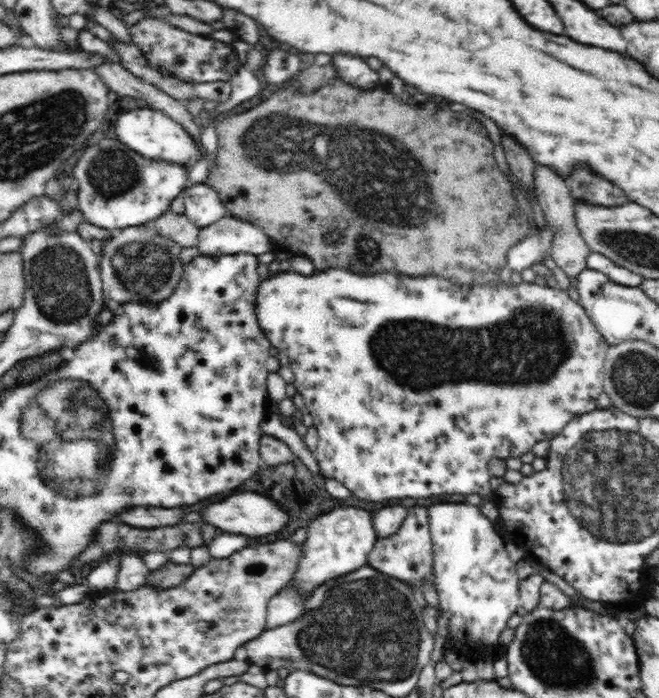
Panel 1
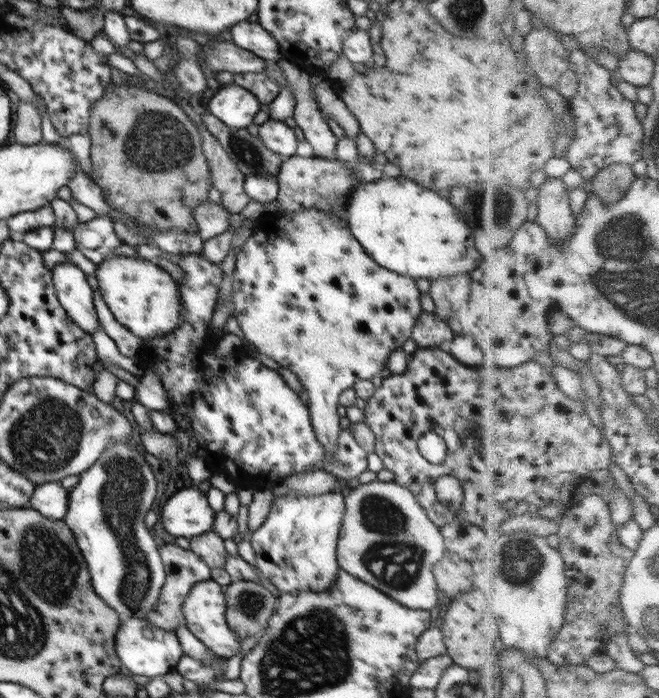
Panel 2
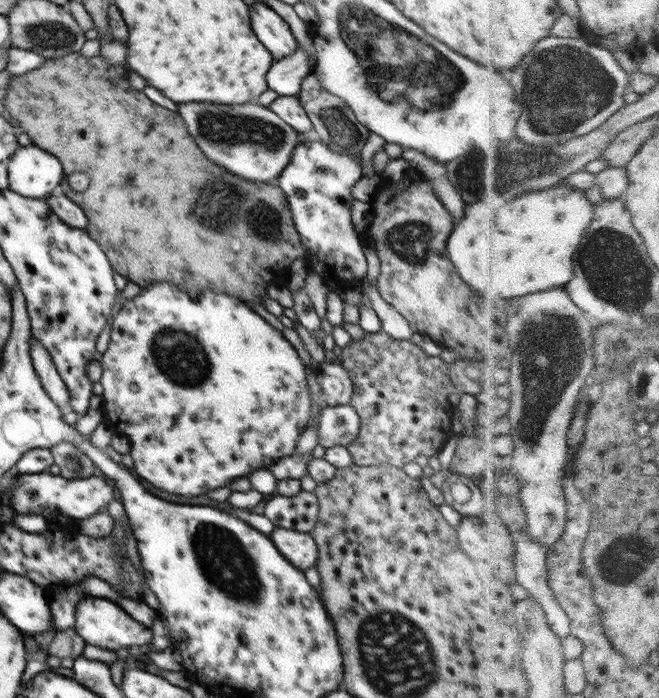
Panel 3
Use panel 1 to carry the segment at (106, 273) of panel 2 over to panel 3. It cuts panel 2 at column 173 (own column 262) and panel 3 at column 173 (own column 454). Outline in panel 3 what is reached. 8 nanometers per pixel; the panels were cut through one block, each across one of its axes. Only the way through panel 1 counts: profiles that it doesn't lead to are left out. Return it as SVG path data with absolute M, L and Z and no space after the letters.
M174 282L151 284L147 289L142 289L142 292L133 299L126 300L122 309L114 314L108 350L98 358L103 369L99 382L103 386L101 398L106 425L114 434L126 436L130 441L129 454L134 460L132 468L134 474L140 480L146 480L170 494L180 494L180 496L207 494L214 488L227 486L228 482L236 478L248 477L250 472L264 469L282 458L293 455L296 452L299 436L306 429L311 418L311 394L306 366L298 356L296 348L286 340L281 331L268 324L262 316L258 316L238 298L224 292L212 292L205 287L191 294Z

